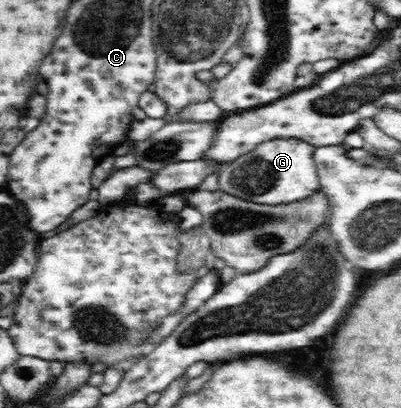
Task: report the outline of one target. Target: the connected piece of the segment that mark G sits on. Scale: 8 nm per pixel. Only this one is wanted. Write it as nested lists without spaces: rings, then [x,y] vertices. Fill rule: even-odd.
[[[276,139],[261,144],[256,150],[240,155],[219,170],[219,188],[231,196],[260,205],[304,202],[321,192],[317,166],[312,160],[314,148],[314,145],[298,139]]]

